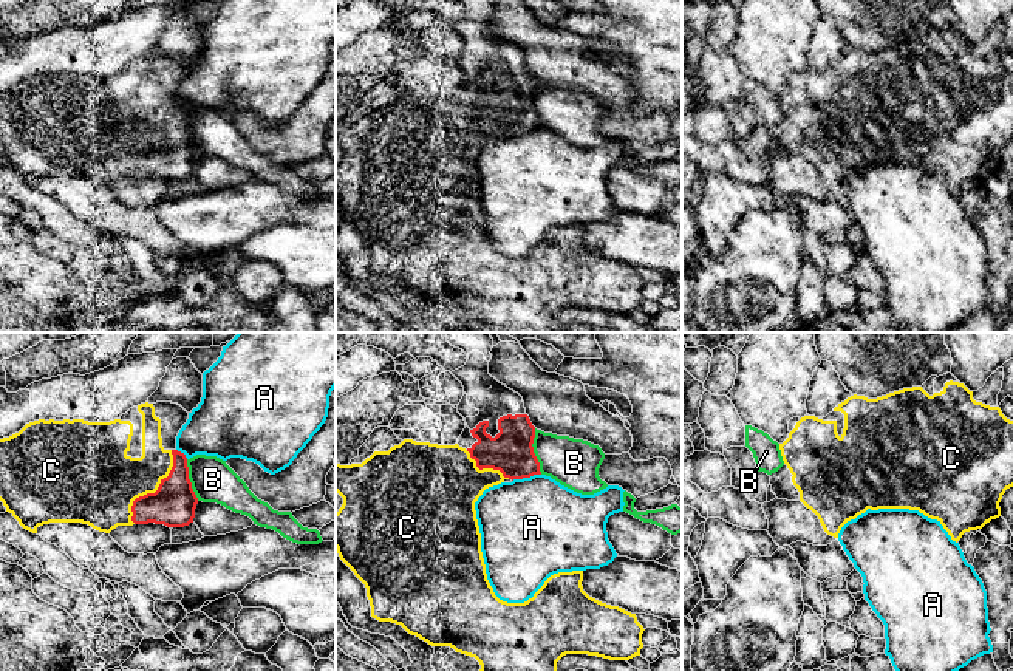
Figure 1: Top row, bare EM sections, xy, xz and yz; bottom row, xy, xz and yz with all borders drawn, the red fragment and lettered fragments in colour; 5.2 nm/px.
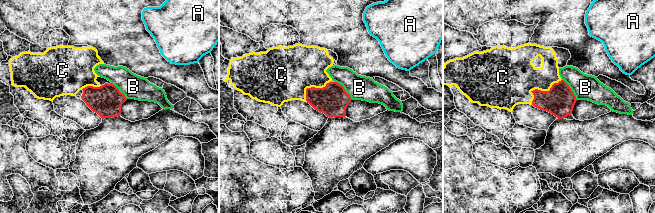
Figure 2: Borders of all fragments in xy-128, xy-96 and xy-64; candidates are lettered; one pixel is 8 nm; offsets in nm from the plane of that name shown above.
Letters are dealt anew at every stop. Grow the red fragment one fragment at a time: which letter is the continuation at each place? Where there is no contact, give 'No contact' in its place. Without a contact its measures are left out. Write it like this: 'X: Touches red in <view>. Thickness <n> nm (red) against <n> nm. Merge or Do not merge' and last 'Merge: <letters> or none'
A: Touches red in xz. Thickness 240 nm (red) against 480 nm. Do not merge
B: Touches red in xz. Thickness 240 nm (red) against 260 nm. Do not merge
C: Touches red in xy. Thickness 220 nm (red) against 320 nm. Merge
Merge: C

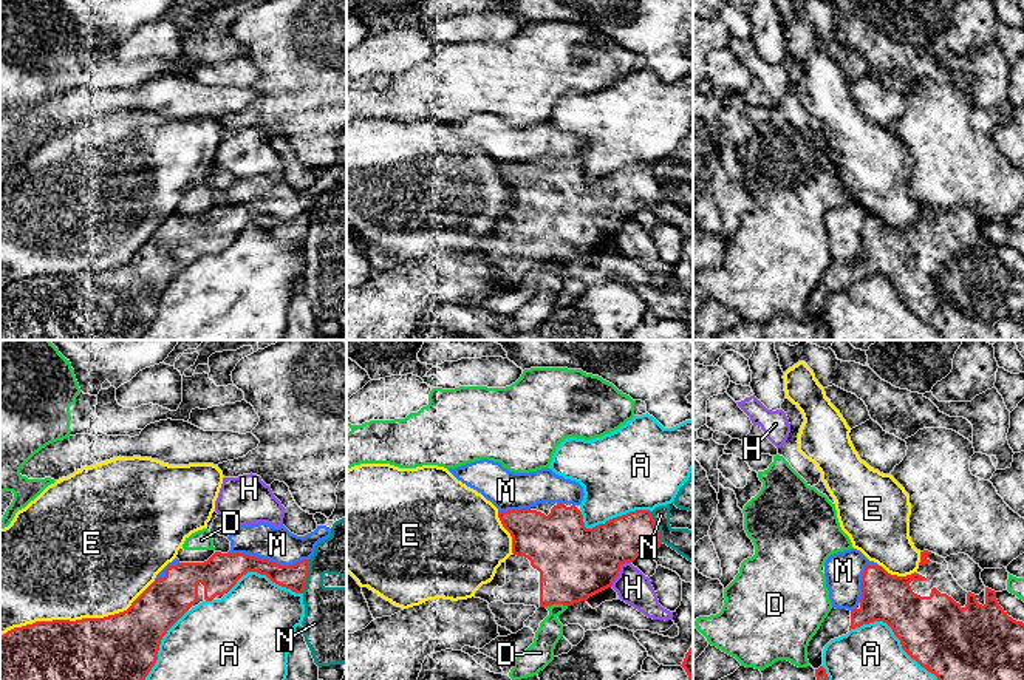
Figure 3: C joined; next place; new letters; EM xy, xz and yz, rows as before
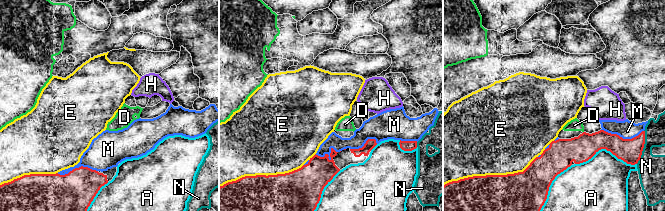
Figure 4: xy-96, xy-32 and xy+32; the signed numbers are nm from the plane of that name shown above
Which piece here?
A: Touches red in yz. Thickness 380 nm (red) against 280 nm. Do not merge
D: Touches red in xz. Thickness 380 nm (red) against 120 nm. Do not merge
E: Touches red in xy. Thickness 340 nm (red) against 480 nm. Do not merge
H: Touches red in xz. Thickness 380 nm (red) against 170 nm. Do not merge
M: Touches red in xy. Thickness 190 nm (red) against 190 nm. Do not merge
N: Touches red in xy. Thickness 130 nm (red) against 300 nm. Do not merge
Merge: none

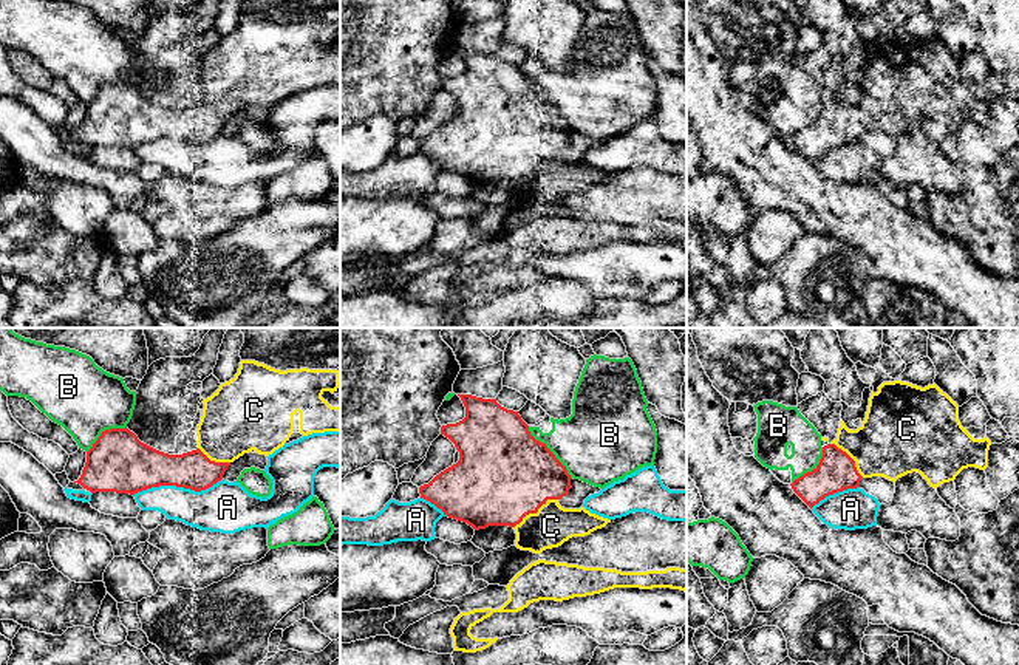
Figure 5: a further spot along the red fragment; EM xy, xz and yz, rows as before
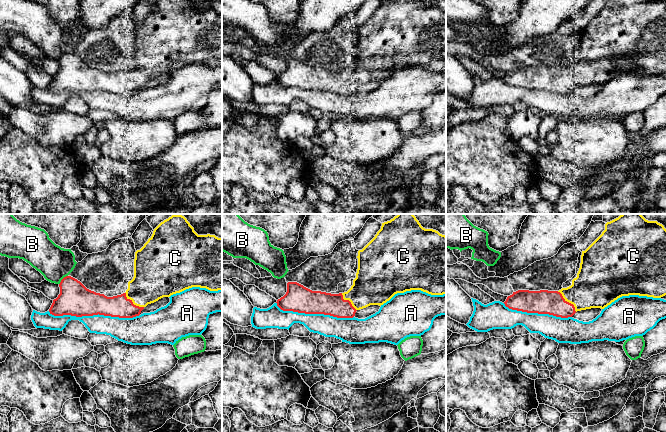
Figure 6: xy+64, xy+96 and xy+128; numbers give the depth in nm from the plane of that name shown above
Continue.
A: Touches red in xy. Thickness 260 nm (red) against 240 nm. Do not merge
B: Touches red in xz. Thickness 460 nm (red) against 420 nm. Do not merge
C: Touches red in xz. Thickness 480 nm (red) against 220 nm. Merge
Merge: C

